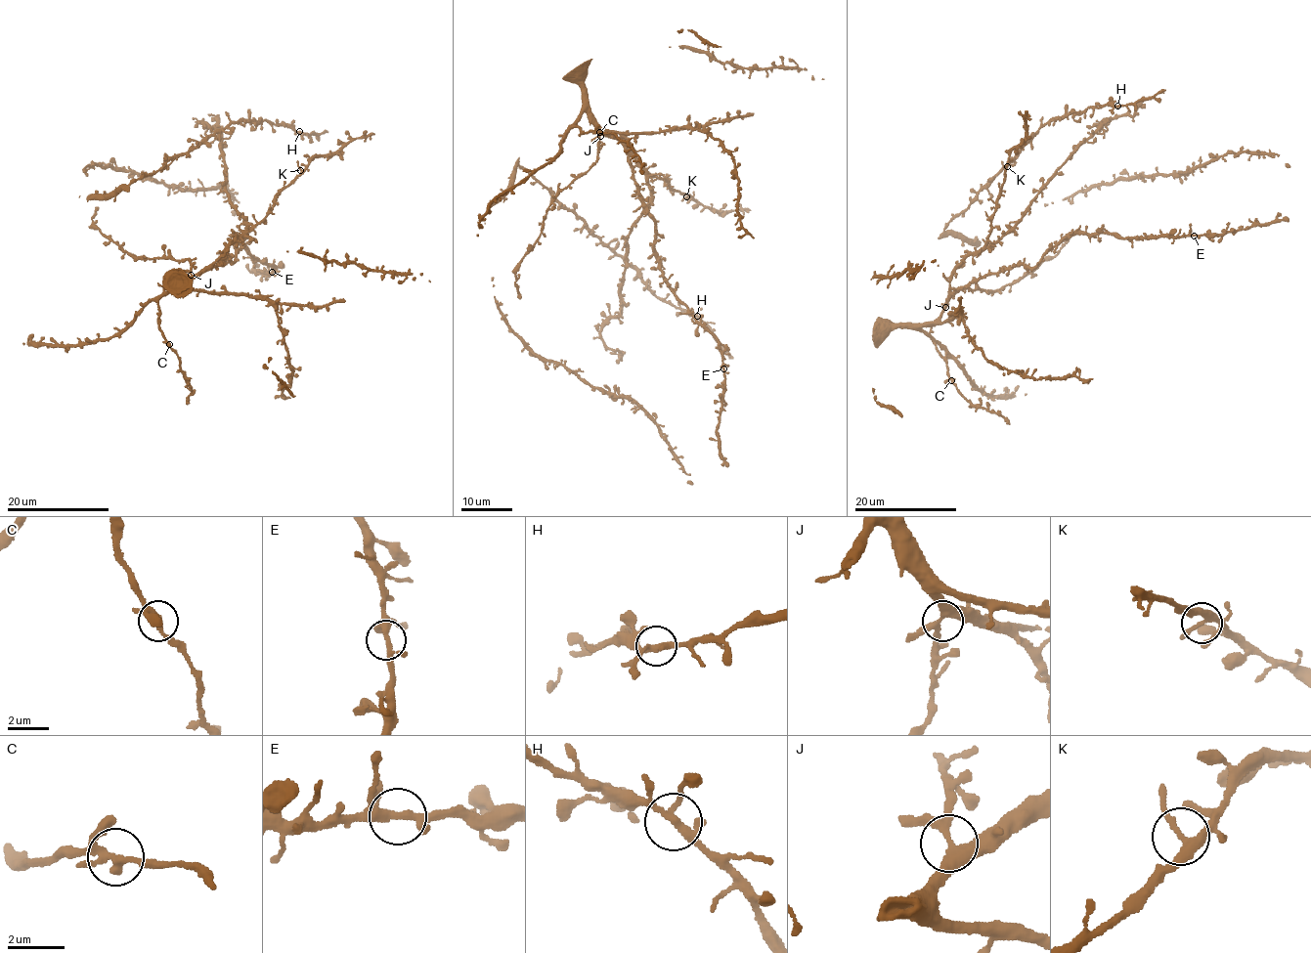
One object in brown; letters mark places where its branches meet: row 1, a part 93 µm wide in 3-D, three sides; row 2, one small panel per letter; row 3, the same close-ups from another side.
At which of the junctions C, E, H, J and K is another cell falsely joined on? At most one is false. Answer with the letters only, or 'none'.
none

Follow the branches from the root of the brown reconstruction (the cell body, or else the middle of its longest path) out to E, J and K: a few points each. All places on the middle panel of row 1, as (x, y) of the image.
E: (617, 137), (627, 152), (638, 197), (655, 223), (653, 245), (663, 280), (676, 298), (716, 338), (723, 368)
J: (617, 137), (600, 136)
K: (617, 137), (625, 140), (647, 172), (663, 178), (667, 185), (686, 196)

